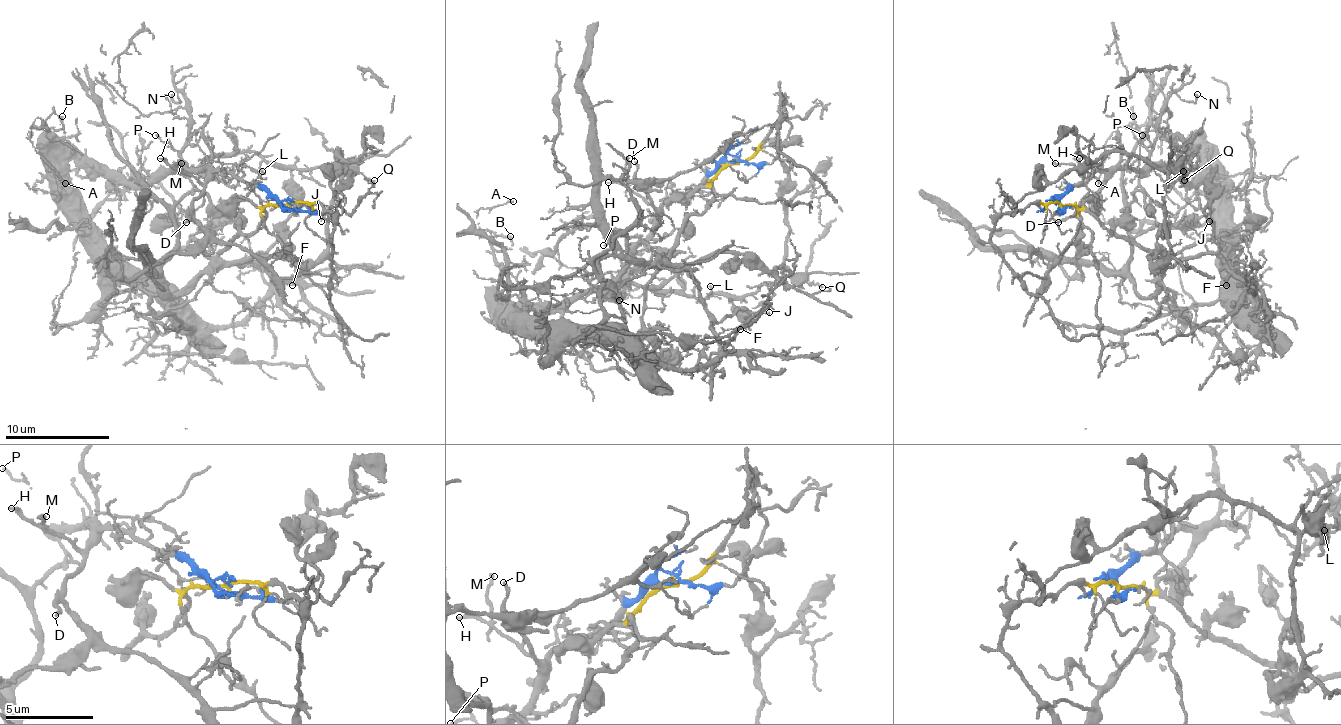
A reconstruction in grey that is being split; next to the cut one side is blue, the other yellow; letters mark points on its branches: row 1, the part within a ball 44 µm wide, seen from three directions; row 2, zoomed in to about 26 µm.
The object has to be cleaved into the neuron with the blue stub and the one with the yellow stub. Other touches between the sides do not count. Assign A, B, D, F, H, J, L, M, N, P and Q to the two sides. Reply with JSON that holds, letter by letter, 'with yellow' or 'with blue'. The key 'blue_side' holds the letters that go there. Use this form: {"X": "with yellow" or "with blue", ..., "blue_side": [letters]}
{"A": "with blue", "B": "with blue", "D": "with blue", "F": "with yellow", "H": "with blue", "J": "with yellow", "L": "with blue", "M": "with blue", "N": "with blue", "P": "with blue", "Q": "with yellow", "blue_side": ["A", "B", "D", "H", "L", "M", "N", "P"]}

